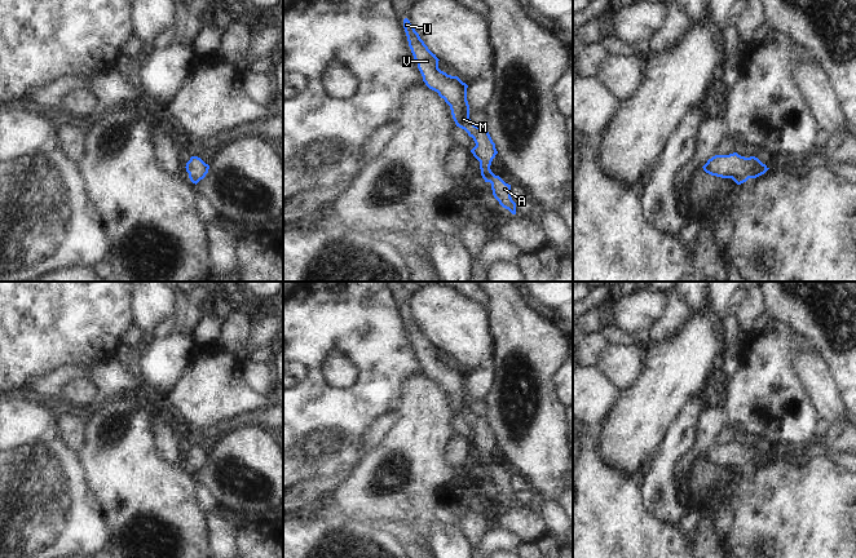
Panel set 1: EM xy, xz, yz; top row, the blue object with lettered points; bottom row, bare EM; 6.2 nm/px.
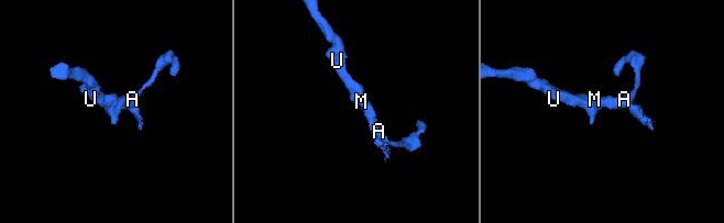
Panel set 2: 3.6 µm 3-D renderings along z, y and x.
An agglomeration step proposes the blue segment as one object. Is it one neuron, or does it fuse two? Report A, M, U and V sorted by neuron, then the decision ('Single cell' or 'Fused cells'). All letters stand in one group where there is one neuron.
Groups: A M U V. Single cell.

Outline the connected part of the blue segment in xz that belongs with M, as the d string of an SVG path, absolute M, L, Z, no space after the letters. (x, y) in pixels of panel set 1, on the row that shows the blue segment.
M407 18L403 19L403 28L423 81L450 106L456 127L464 129L473 138L476 146L471 152L480 161L482 178L485 182L491 183L493 195L499 204L512 214L516 214L516 203L511 198L511 185L495 176L490 169L491 161L498 154L495 143L487 129L475 125L469 119L468 85L458 76L447 75L438 68L440 59L428 49Z

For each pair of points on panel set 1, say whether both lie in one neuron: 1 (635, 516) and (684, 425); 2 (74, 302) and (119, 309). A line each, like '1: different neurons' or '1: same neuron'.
1: different neurons
2: same neuron

